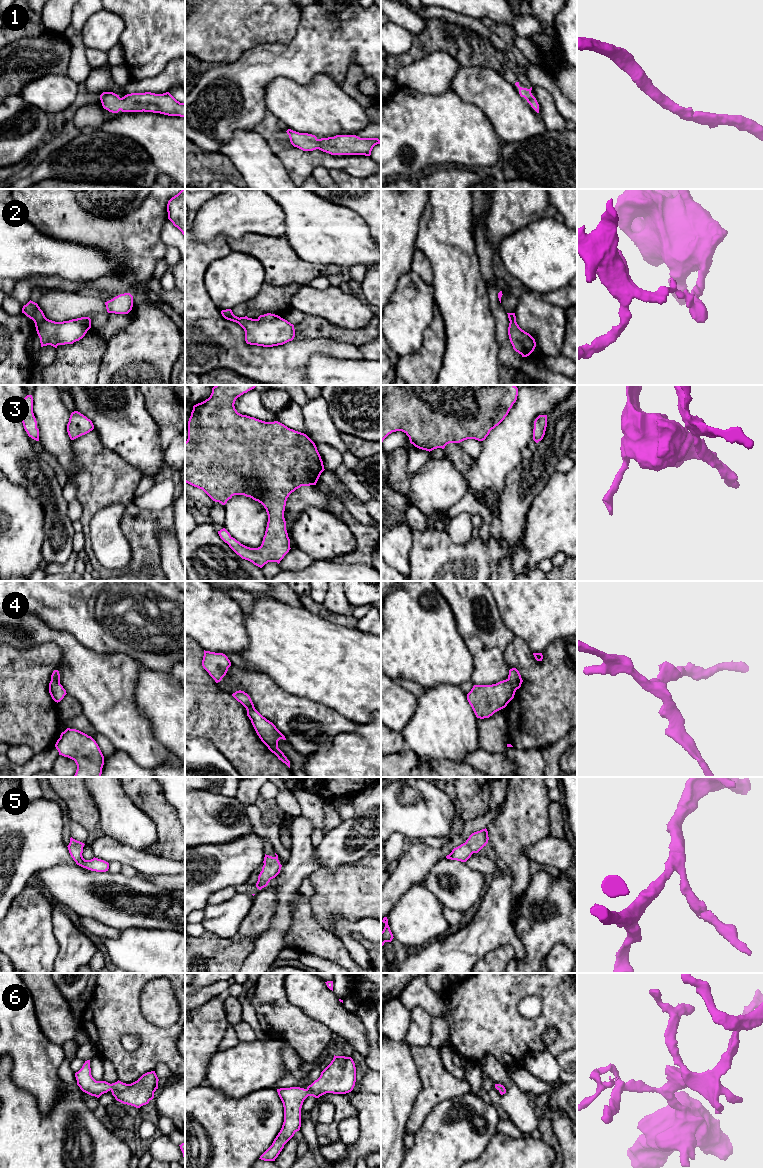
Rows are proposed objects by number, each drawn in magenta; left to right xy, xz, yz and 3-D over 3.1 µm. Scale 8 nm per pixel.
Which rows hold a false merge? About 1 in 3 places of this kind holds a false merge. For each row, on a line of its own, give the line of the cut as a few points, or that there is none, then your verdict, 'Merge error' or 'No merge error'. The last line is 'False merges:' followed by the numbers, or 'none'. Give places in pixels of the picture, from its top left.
1: No split. No merge error
2: Split along xy (46, 318), (36, 328). Merge error
3: No split. No merge error
4: Split along yz (507, 679), (516, 689). Merge error
5: No split. No merge error
6: No split. No merge error
False merges: 2, 4

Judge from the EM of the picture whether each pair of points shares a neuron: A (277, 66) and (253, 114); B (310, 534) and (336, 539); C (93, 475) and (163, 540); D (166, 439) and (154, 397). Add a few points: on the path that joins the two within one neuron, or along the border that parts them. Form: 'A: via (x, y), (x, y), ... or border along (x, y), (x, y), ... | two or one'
A: via (265, 76), (253, 88), (253, 102) | one
B: via (316, 535), (330, 537) | one
C: border along (171, 529), (161, 529), (157, 533), (159, 557) | two
D: via (166, 429), (166, 409), (164, 407) | one

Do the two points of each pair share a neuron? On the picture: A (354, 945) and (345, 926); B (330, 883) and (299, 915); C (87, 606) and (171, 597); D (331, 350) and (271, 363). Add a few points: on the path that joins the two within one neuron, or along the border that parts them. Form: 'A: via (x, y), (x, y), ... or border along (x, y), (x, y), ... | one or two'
A: via (349, 940), (345, 936), (345, 931) | one
B: border along (308, 898), (311, 904), (312, 915), (321, 925) | two
C: via (108, 606), (150, 606) | one
D: via (316, 347), (307, 347), (286, 363) | one

